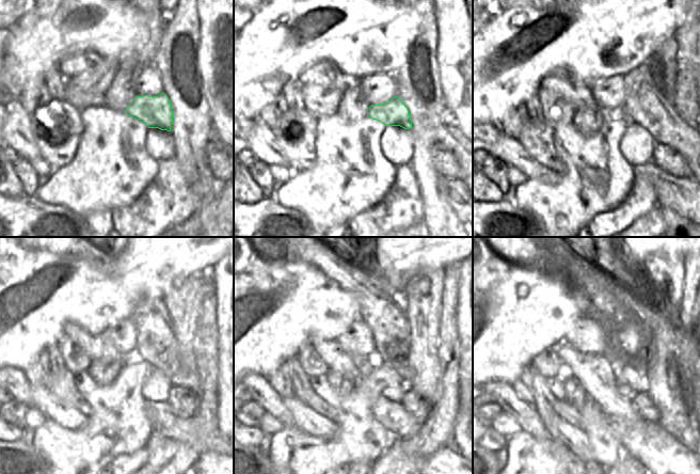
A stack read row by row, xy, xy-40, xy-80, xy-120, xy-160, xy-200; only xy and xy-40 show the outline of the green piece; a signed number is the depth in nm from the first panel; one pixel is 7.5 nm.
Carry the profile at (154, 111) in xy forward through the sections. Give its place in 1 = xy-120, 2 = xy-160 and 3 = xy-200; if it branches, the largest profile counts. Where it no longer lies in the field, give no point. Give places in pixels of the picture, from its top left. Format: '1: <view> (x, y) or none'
1: xy-120 (184, 298)
2: xy-160 (423, 295)
3: xy-200 (662, 295)

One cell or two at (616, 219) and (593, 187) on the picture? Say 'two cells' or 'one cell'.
two cells

